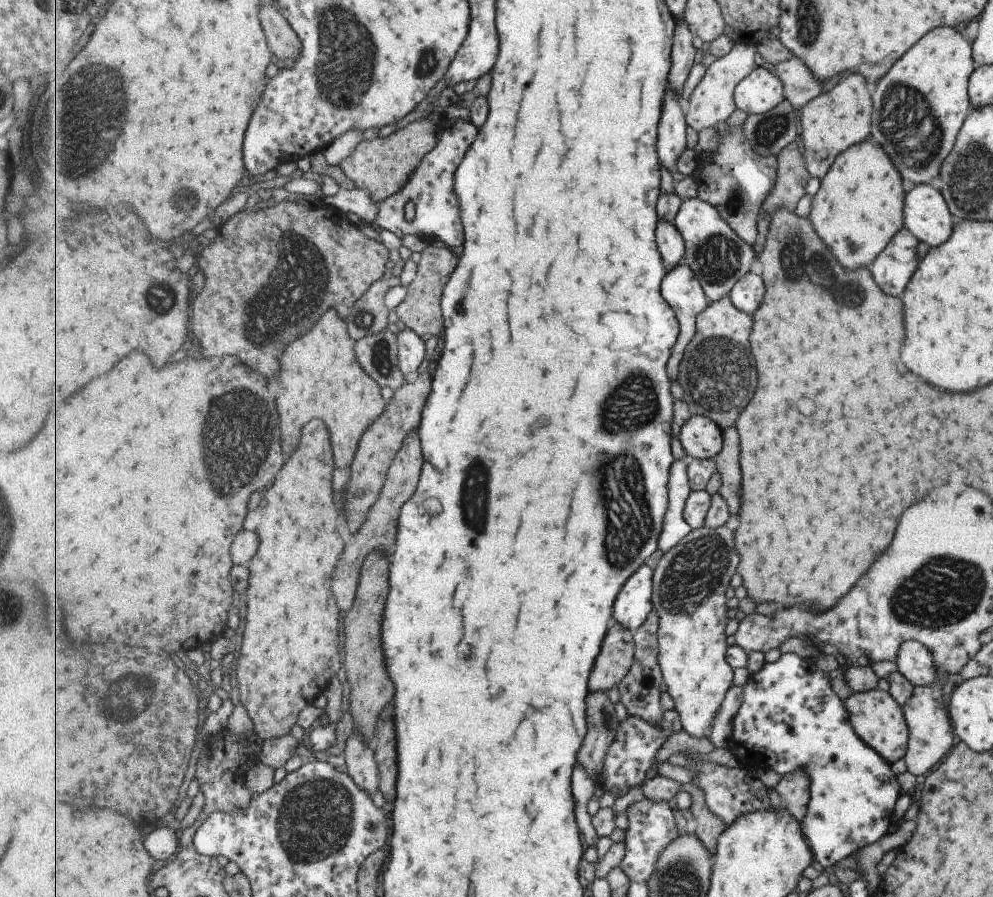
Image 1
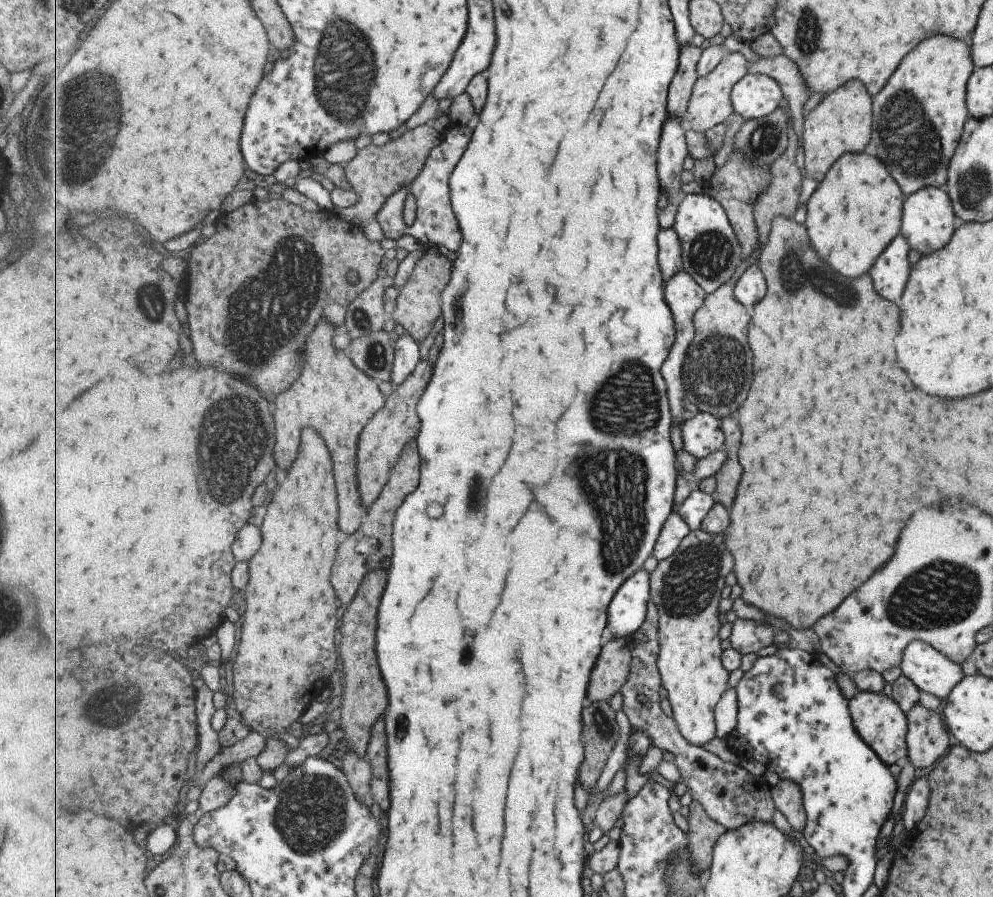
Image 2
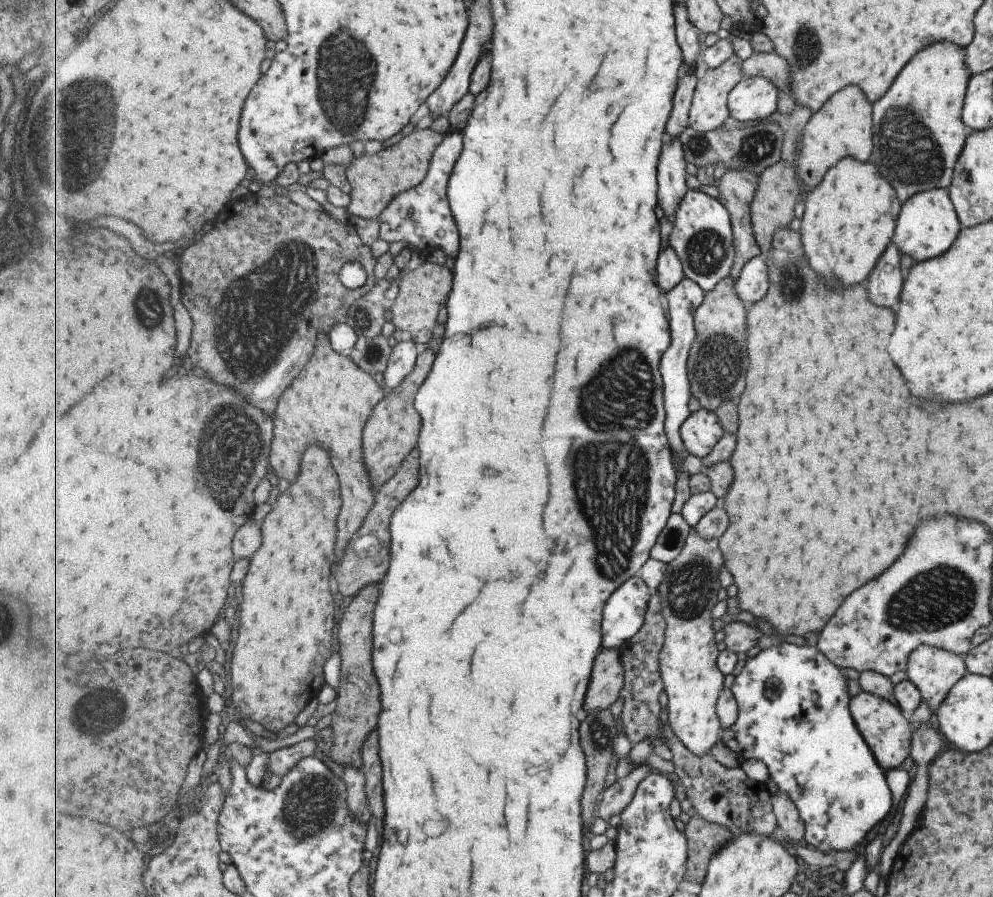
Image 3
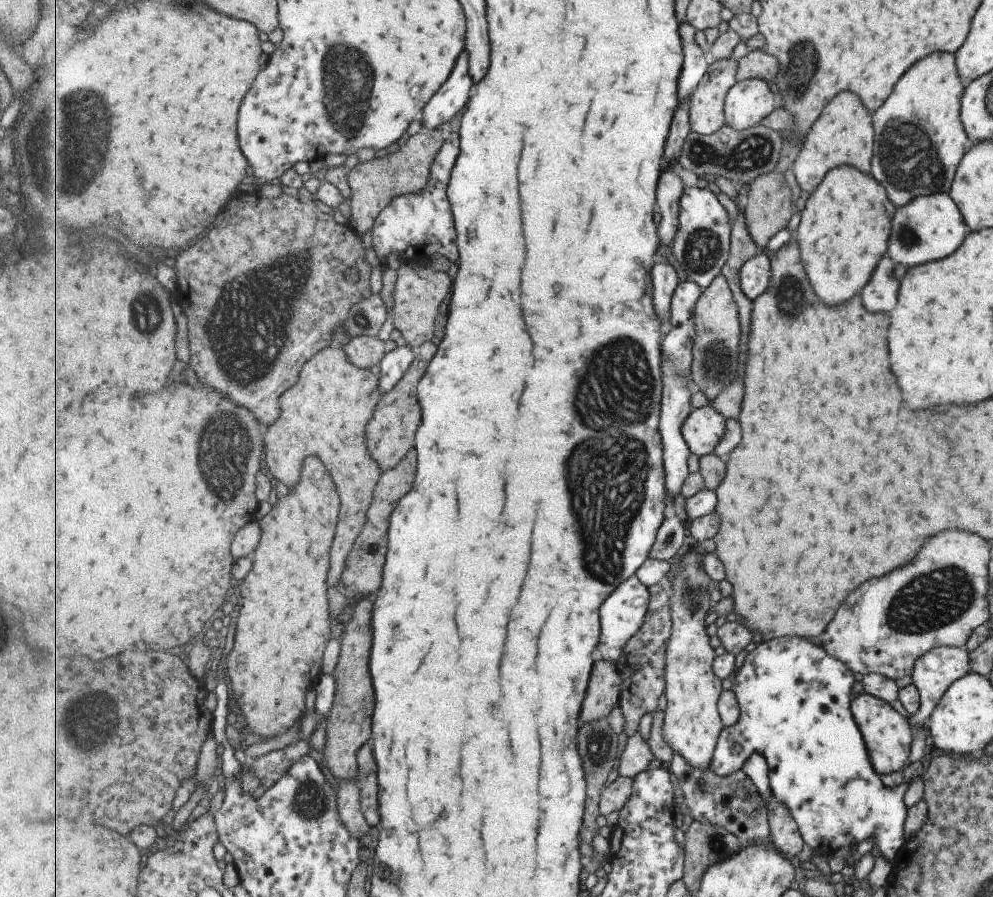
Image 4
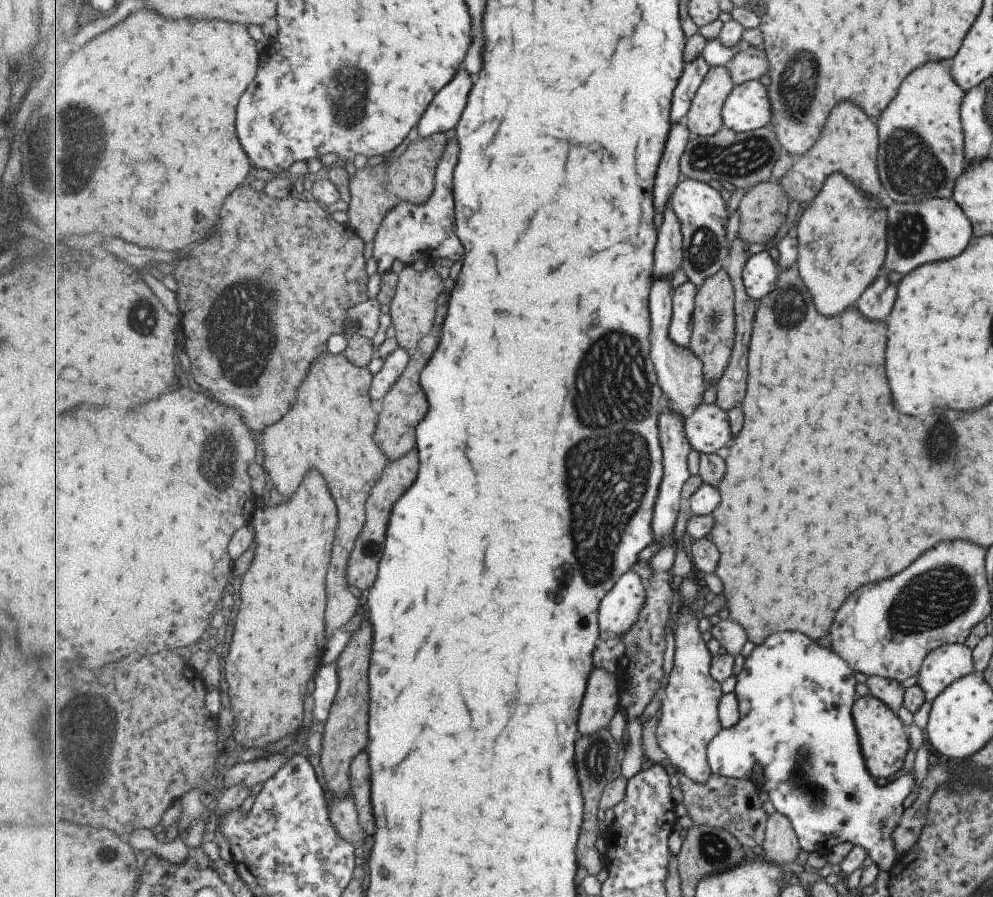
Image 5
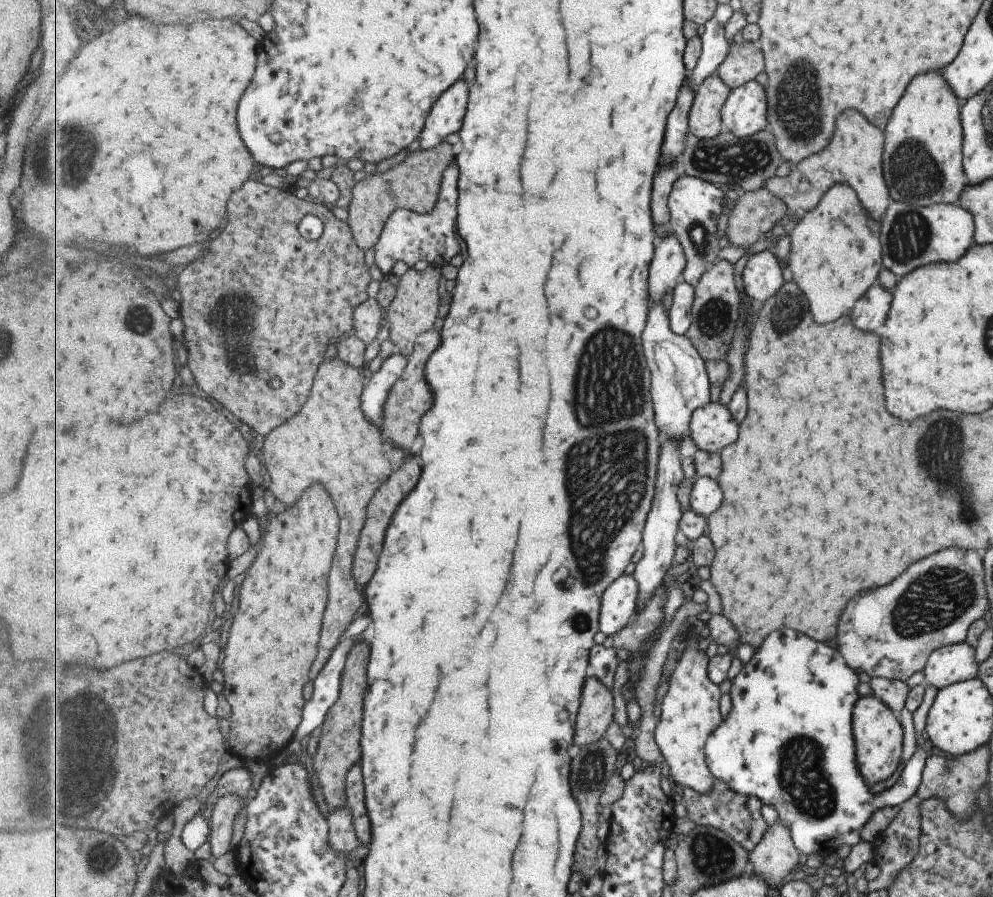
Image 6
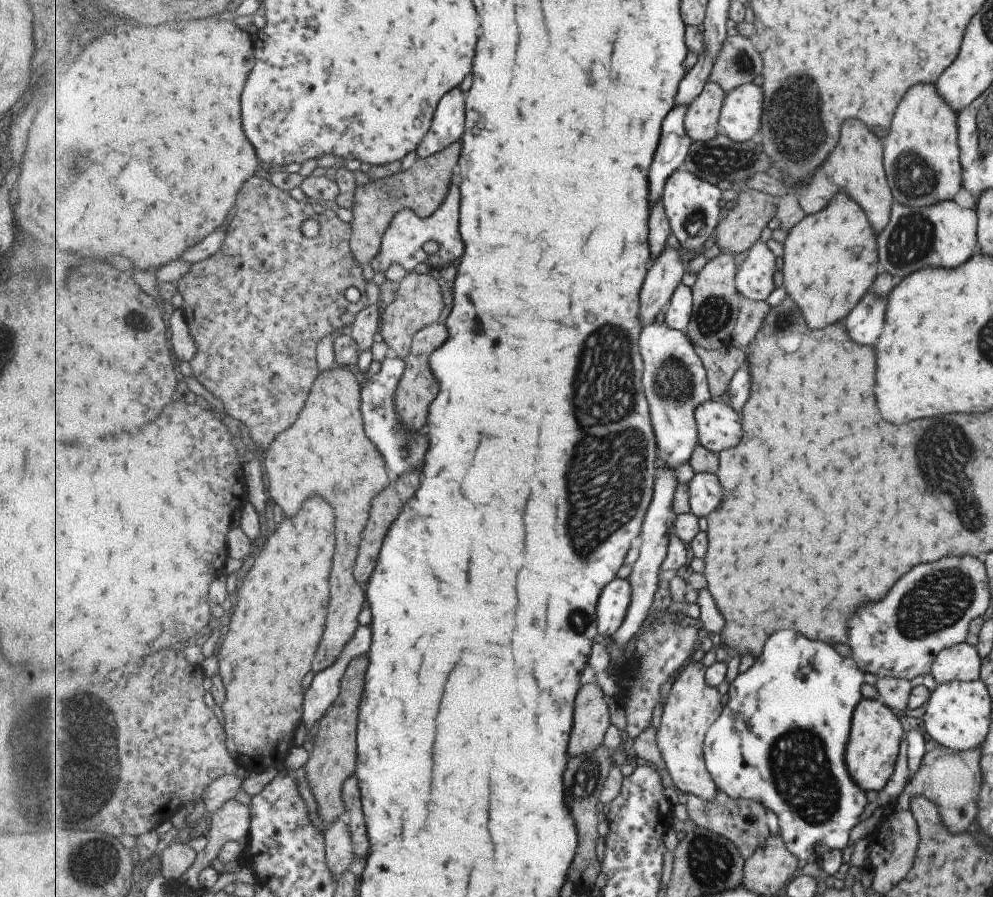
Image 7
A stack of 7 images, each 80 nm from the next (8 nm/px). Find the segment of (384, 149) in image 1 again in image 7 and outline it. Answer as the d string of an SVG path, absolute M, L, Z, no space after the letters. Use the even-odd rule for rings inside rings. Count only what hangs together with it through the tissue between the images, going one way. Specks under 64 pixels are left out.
M455 142L447 150L443 149L428 156L417 158L416 164L406 171L399 170L390 177L369 180L356 188L353 208L352 251L361 264L371 264L380 253L385 233L392 224L393 216L403 209L413 210L419 218L429 218L447 200L447 190L451 186L453 168L461 156L461 144Z

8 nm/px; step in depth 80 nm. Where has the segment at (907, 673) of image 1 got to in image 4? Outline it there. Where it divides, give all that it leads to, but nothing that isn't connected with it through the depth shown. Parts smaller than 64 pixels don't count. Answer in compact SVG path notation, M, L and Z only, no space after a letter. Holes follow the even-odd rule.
M933 647L931 650L918 656L912 664L909 674L912 685L917 689L920 703L917 712L907 719L909 726L925 726L931 711L937 706L941 695L947 687L959 677L965 676L970 672L969 655L961 647Z

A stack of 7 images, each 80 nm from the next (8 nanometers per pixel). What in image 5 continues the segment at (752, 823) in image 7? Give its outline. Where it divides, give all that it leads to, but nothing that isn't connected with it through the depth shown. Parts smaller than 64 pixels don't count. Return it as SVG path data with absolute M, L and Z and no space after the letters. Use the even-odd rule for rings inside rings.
M679 767L672 768L672 770L675 772L676 784L683 792L683 803L687 808L687 814L694 824L724 828L736 835L745 848L753 848L755 851L762 848L766 839L769 814L764 809L764 802L761 800L759 789L751 779L734 779L713 774L706 783L698 783L687 774L679 772Z

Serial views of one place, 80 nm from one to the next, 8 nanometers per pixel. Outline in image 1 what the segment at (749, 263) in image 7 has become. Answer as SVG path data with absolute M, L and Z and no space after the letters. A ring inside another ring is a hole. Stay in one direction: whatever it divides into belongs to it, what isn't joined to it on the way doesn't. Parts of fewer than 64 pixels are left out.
M759 271L749 273L732 290L732 301L746 313L753 314L765 300L765 281Z

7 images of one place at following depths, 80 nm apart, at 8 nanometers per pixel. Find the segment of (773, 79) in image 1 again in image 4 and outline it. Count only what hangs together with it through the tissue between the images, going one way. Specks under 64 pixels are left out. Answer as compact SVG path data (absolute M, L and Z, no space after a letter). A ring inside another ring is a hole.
M766 80L738 81L726 101L726 124L742 131L759 124L779 106Z

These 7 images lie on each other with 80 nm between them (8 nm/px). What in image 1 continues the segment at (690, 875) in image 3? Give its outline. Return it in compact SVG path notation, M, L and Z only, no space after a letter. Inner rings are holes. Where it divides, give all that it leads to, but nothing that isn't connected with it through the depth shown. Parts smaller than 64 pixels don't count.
M697 783L681 784L681 790L691 796L691 811L694 816L692 829L715 855L721 834L727 828L726 822L714 813L707 804L704 788Z

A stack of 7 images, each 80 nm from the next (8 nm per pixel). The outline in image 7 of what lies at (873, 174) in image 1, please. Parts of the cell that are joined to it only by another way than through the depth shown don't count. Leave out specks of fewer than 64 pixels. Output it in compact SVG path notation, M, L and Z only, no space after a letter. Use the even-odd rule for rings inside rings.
M837 193L827 208L822 208L817 214L804 216L792 229L783 243L783 265L781 283L785 286L786 295L791 295L798 306L803 308L803 314L813 328L813 320L823 320L823 324L831 324L841 320L865 294L877 274L877 248L875 234L865 220L863 210L845 193Z

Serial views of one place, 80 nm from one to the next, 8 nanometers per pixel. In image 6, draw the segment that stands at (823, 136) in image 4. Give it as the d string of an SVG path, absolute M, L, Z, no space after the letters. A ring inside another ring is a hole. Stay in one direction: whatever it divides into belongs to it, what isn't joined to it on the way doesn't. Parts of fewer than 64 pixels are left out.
M843 110L841 118L837 118L837 124L833 126L830 142L824 149L798 162L798 165L792 165L786 177L773 176L763 187L781 197L788 204L788 210L797 214L813 210L831 185L847 183L856 192L865 210L871 214L870 217L880 222L889 204L881 168L882 146L882 131L871 126L857 110Z

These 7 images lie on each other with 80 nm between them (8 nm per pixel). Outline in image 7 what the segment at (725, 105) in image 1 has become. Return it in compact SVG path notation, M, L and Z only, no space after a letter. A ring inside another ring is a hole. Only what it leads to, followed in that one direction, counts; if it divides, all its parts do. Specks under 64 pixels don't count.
M709 81L686 114L687 134L695 141L712 141L721 134L720 114L727 92L715 81Z

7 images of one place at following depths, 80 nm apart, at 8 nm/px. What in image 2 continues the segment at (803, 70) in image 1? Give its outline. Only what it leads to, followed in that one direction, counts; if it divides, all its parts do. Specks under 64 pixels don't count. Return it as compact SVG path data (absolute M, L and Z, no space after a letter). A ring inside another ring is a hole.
M787 55L777 57L763 57L750 64L750 72L753 74L766 74L773 77L783 88L785 102L791 117L791 126L797 134L797 166L801 168L803 176L805 171L805 154L803 148L803 132L806 115L803 114L807 100L811 98L810 86L800 69L797 61Z

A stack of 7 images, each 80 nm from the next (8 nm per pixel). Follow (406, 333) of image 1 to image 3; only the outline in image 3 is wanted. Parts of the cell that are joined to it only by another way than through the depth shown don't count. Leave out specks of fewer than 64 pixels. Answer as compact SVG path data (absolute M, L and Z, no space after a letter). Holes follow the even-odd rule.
M410 338L402 339L393 347L388 369L383 374L388 391L396 389L413 372L420 353L420 345Z

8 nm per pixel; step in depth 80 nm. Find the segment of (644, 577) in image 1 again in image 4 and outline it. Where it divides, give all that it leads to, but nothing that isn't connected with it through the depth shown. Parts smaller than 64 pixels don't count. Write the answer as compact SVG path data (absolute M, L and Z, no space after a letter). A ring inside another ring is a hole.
M633 575L616 588L615 592L608 598L607 602L604 602L603 608L601 608L600 619L603 634L599 636L601 640L599 640L599 646L597 646L599 651L597 652L597 657L617 662L628 642L643 626L649 603L649 587L644 585L636 575Z

